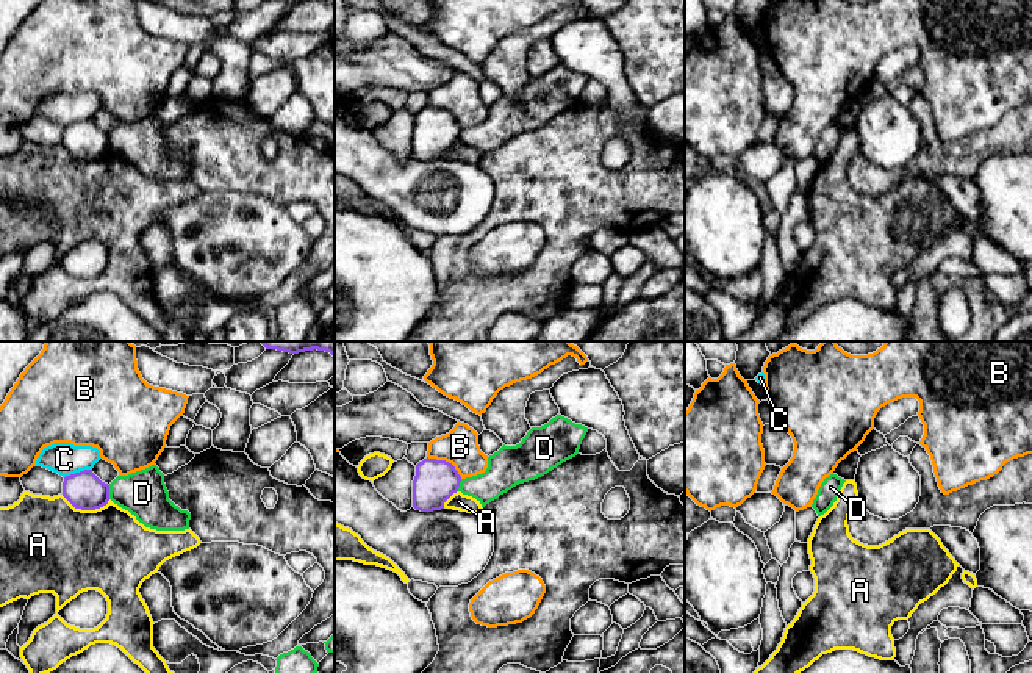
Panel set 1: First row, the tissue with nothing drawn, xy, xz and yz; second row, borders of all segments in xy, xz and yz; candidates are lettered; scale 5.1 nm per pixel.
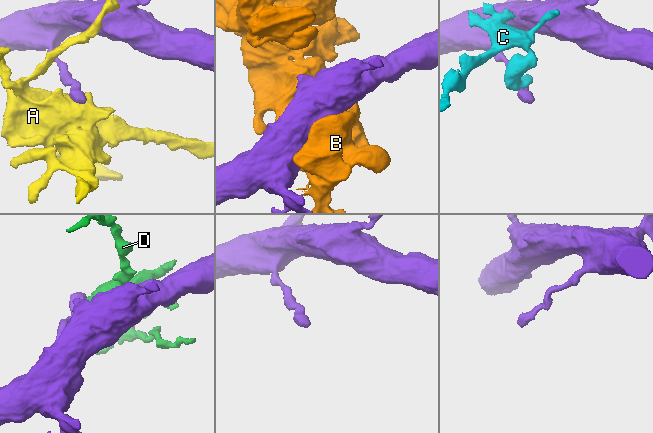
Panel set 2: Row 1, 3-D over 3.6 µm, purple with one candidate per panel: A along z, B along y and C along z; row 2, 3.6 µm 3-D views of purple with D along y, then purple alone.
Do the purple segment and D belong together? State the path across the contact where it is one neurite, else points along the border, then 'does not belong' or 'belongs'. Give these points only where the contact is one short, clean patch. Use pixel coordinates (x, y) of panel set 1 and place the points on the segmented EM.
along xy (108, 485), (110, 498) | does not belong

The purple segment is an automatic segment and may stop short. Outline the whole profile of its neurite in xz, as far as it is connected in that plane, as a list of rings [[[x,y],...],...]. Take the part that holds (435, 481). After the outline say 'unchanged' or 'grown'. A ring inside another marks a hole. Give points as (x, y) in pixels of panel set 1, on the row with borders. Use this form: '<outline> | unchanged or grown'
[[[424,459],[416,465],[413,507],[421,512],[444,509],[444,502],[458,491],[461,476],[446,460]]] | unchanged

